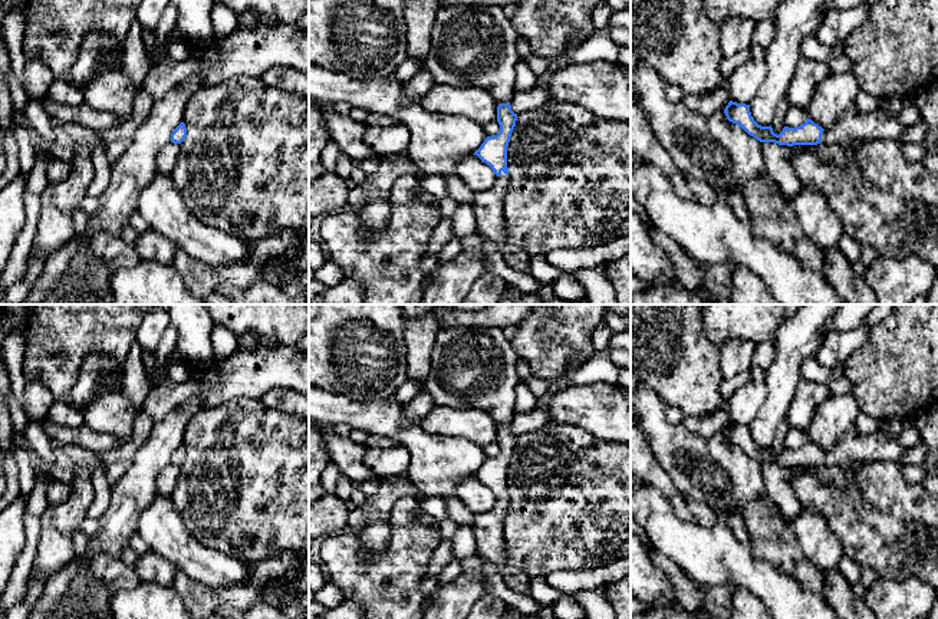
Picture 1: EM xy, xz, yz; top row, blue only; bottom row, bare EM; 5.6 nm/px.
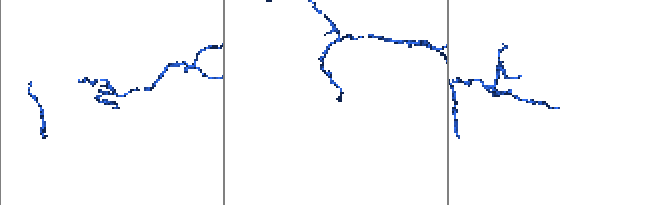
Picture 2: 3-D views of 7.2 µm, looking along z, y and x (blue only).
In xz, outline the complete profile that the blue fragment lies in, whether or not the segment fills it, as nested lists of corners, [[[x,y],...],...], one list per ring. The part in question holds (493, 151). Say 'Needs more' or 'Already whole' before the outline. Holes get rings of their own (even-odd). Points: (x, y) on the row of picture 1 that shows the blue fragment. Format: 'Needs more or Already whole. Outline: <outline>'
Needs more. Outline: [[[510,102],[497,106],[497,122],[500,132],[487,136],[474,152],[483,162],[491,167],[497,175],[493,188],[480,192],[474,200],[477,231],[487,237],[503,254],[506,263],[519,271],[530,273],[530,259],[524,250],[511,253],[507,248],[507,231],[504,220],[504,198],[509,187],[507,146],[516,126],[517,113],[511,111]]]

